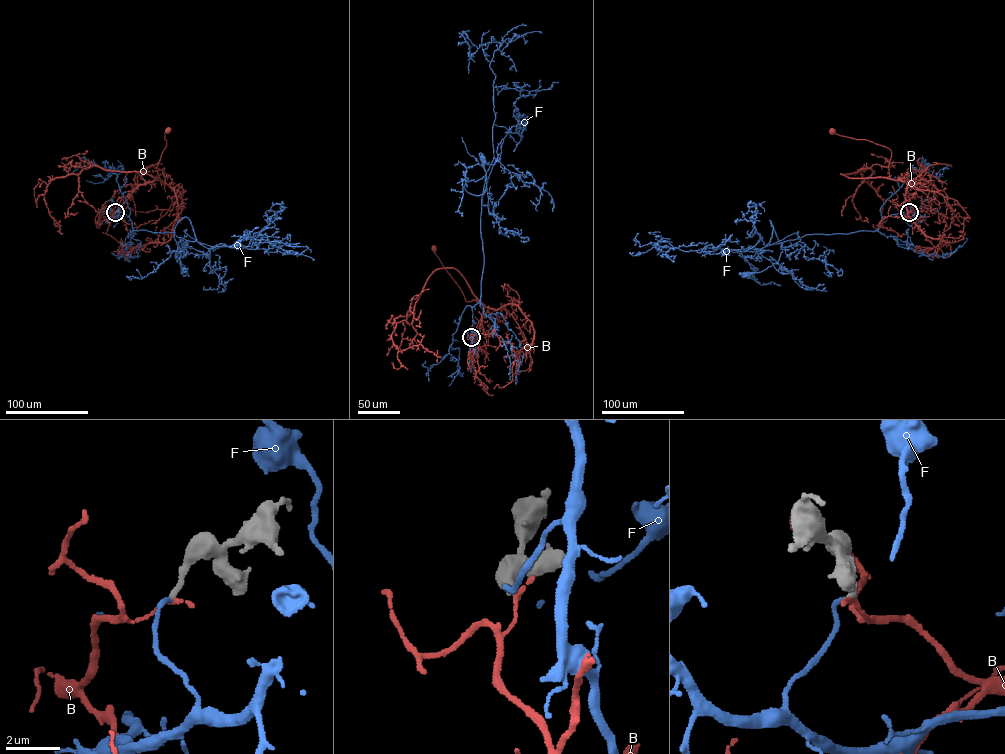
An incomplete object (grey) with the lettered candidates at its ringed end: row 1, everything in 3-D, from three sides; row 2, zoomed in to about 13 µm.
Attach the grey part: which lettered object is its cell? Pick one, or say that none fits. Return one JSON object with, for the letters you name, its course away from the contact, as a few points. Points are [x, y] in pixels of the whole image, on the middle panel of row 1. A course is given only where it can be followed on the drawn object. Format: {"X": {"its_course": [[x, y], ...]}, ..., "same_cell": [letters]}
{"F": {"its_course": [[471, 337], [472, 308], [481, 294], [480, 219], [485, 174], [464, 186], [476, 195], [486, 191], [483, 158]]}, "same_cell": ["F"]}

